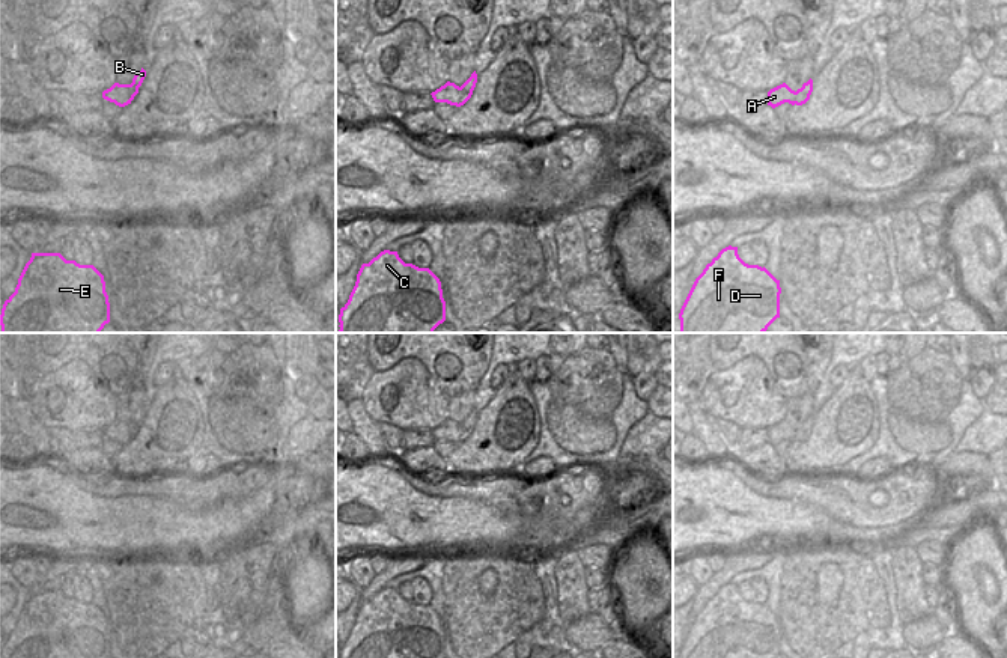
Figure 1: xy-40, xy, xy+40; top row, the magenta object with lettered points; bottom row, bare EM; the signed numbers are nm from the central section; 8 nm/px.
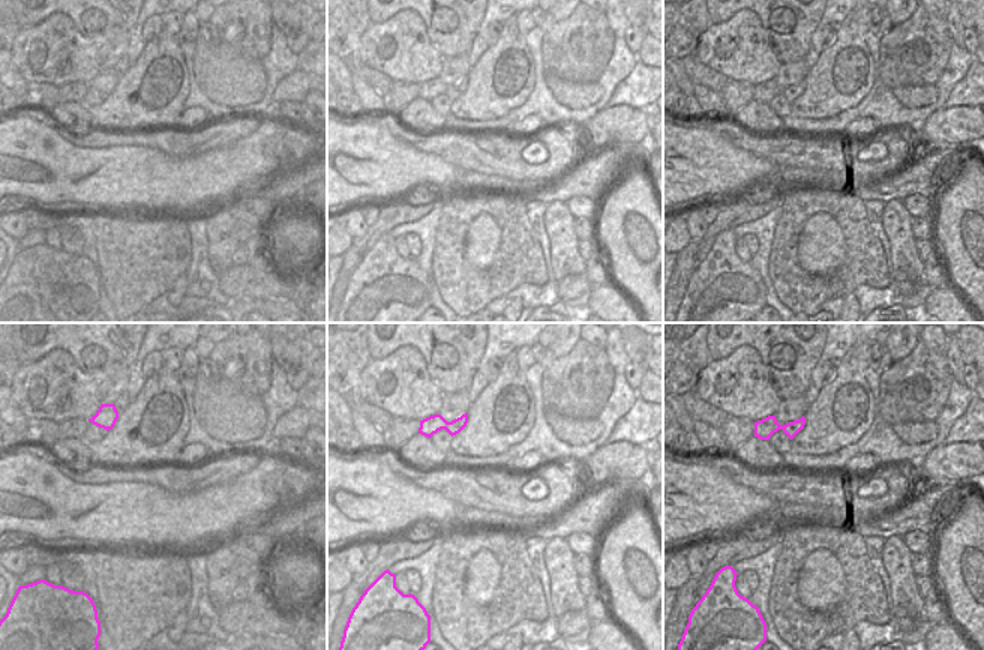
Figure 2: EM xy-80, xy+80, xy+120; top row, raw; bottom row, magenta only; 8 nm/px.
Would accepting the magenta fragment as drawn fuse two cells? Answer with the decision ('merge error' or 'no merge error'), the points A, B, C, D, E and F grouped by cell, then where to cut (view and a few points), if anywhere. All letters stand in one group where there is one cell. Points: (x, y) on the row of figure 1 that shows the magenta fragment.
merge error; groups A / B C D E F; cut xy (461, 86), (464, 103)

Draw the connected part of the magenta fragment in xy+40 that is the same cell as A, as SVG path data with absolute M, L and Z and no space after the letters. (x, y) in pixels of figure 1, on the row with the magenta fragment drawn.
M786 83L768 92L768 105L771 105L772 108L784 102L795 105L795 101L796 101L796 92L792 90Z

